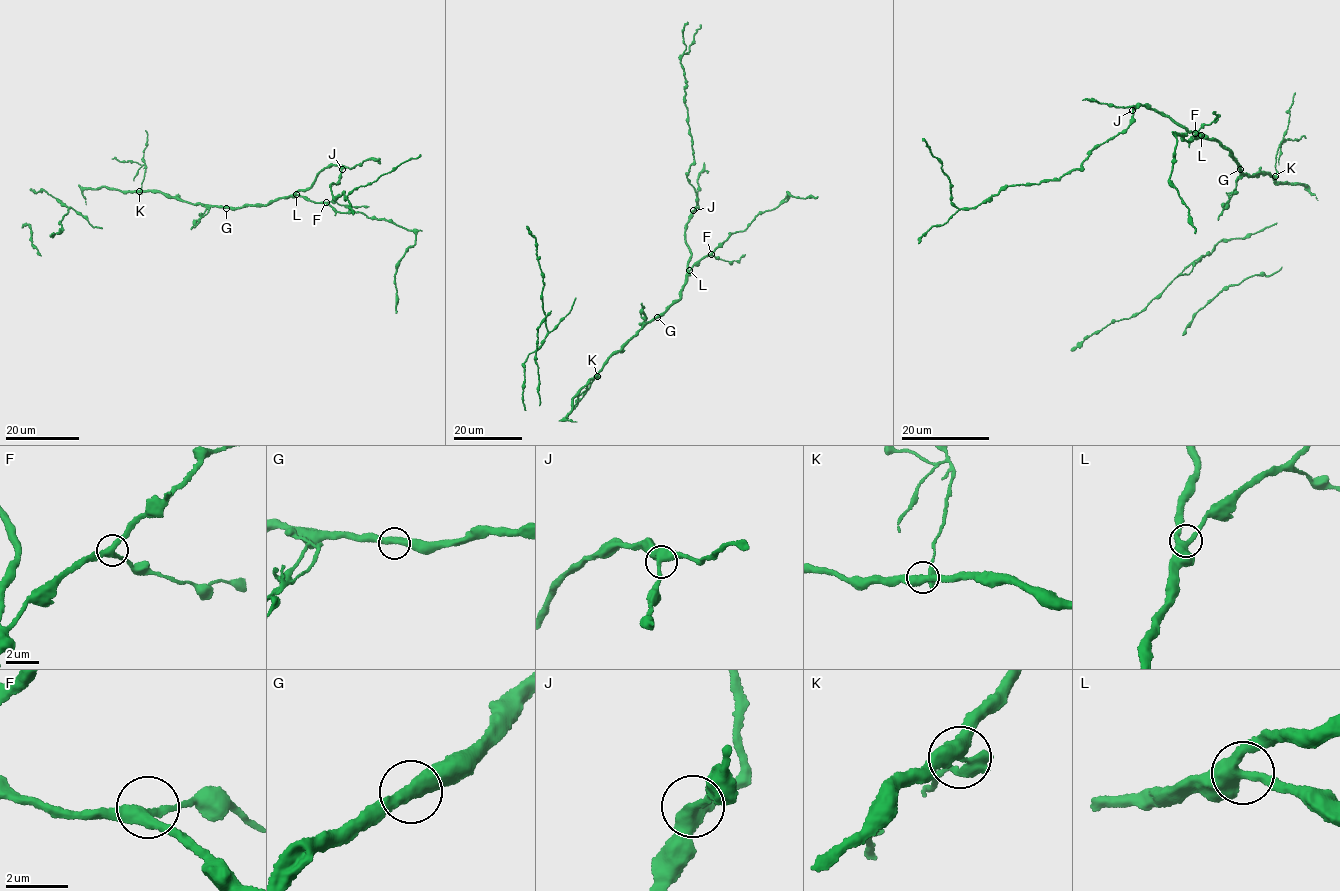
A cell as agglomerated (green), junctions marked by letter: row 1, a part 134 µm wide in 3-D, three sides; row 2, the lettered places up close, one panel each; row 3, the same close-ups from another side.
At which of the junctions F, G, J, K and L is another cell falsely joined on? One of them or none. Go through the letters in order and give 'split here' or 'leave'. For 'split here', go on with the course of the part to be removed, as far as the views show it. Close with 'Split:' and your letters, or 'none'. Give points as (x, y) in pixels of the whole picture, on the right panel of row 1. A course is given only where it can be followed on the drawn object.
F: leave
G: leave
J: leave
K: split here; foreign part runs (1275, 176), (1278, 146), (1288, 128), (1289, 108), (1295, 93)
L: leave
Split: K

